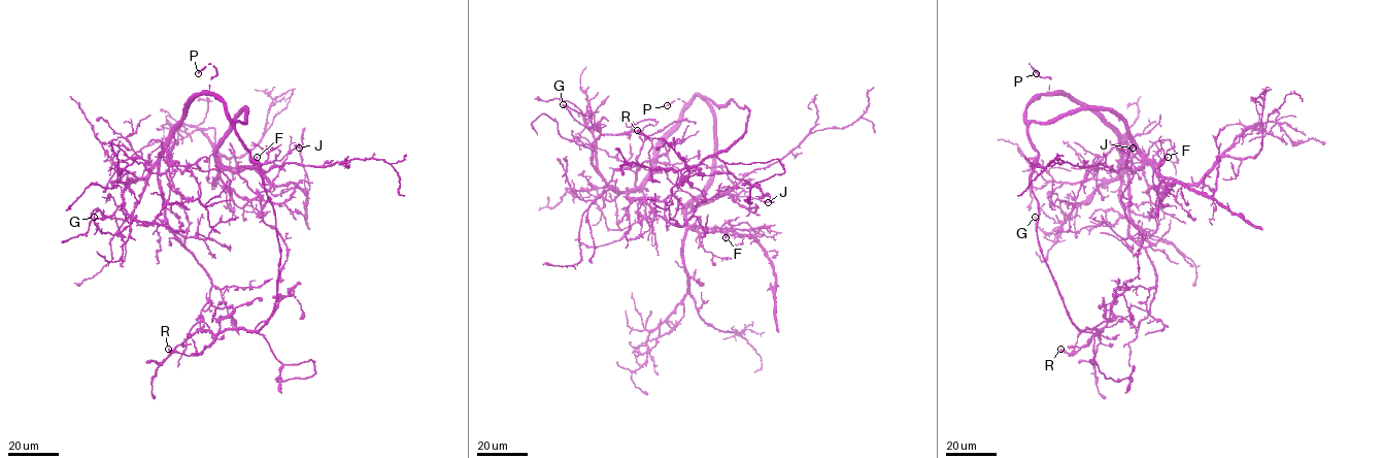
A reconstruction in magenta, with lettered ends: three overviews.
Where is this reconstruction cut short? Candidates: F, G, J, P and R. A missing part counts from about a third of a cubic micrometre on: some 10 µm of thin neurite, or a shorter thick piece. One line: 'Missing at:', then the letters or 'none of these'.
Missing at: F, P

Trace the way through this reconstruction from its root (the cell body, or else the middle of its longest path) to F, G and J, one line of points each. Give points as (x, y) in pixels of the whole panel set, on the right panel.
F: (1027, 126), (1055, 121), (1075, 109), (1112, 110), (1147, 158), (1159, 167), (1168, 157)
G: (1027, 126), (1032, 102), (1067, 94), (1116, 134), (1121, 161), (1121, 175), (1078, 204), (1055, 235), (1035, 217)
J: (1027, 126), (1055, 121), (1075, 109), (1112, 110), (1140, 154), (1143, 165), (1136, 171), (1125, 167), (1133, 148)

